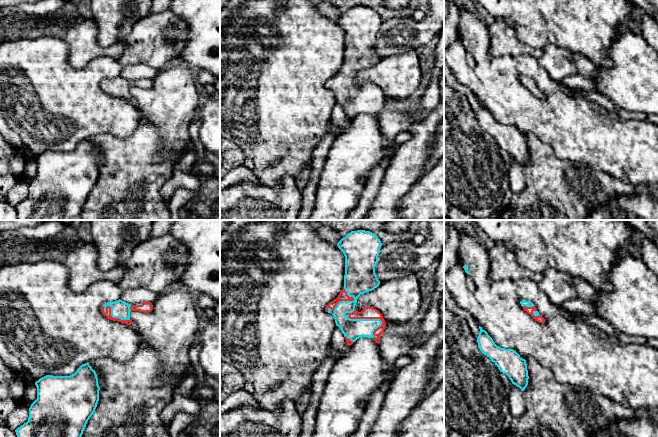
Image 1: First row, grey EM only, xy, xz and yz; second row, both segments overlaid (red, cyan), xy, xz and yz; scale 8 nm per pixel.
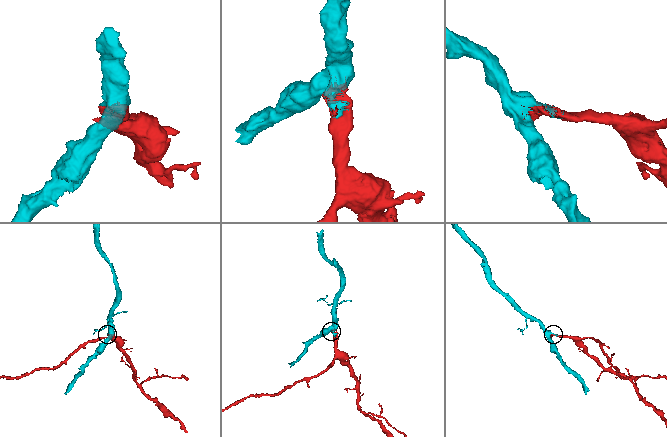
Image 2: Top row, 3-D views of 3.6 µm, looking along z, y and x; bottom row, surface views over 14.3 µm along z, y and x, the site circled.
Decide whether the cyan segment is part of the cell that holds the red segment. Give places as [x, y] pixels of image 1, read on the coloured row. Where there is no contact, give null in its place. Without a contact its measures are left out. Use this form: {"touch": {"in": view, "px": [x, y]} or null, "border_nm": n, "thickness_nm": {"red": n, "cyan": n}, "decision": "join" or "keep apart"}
{"touch": {"in": "xz", "px": [372, 318]}, "border_nm": 320, "thickness_nm": {"red": 100, "cyan": 170}, "decision": "join"}

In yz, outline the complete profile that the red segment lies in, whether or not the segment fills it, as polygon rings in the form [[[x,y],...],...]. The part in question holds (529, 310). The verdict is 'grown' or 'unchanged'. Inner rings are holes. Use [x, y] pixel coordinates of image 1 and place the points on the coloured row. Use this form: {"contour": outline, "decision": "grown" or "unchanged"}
{"contour": [[[522,300],[520,302],[520,304],[523,307],[523,309],[529,315],[531,315],[536,321],[538,321],[539,323],[543,323],[545,321],[545,319],[542,317],[542,315],[539,314],[539,312],[537,311],[535,305],[532,302],[526,301],[526,300]]], "decision": "grown"}

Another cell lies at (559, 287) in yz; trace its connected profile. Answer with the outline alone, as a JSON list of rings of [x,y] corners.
[[[554,268],[542,271],[543,278],[539,281],[540,290],[557,307],[561,307],[567,300],[578,298],[573,278]]]

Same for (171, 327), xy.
[[[186,287],[171,291],[167,294],[159,294],[152,302],[151,312],[131,311],[131,326],[141,336],[142,343],[146,343],[148,348],[154,349],[160,360],[163,382],[172,384],[172,378],[179,376],[180,381],[175,384],[180,385],[187,377],[186,371],[191,364],[188,351],[195,343],[195,338],[199,327],[199,318],[195,310],[195,294]]]

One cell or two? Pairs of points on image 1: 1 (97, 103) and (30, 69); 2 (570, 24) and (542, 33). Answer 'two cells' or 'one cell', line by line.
1: one cell
2: one cell

